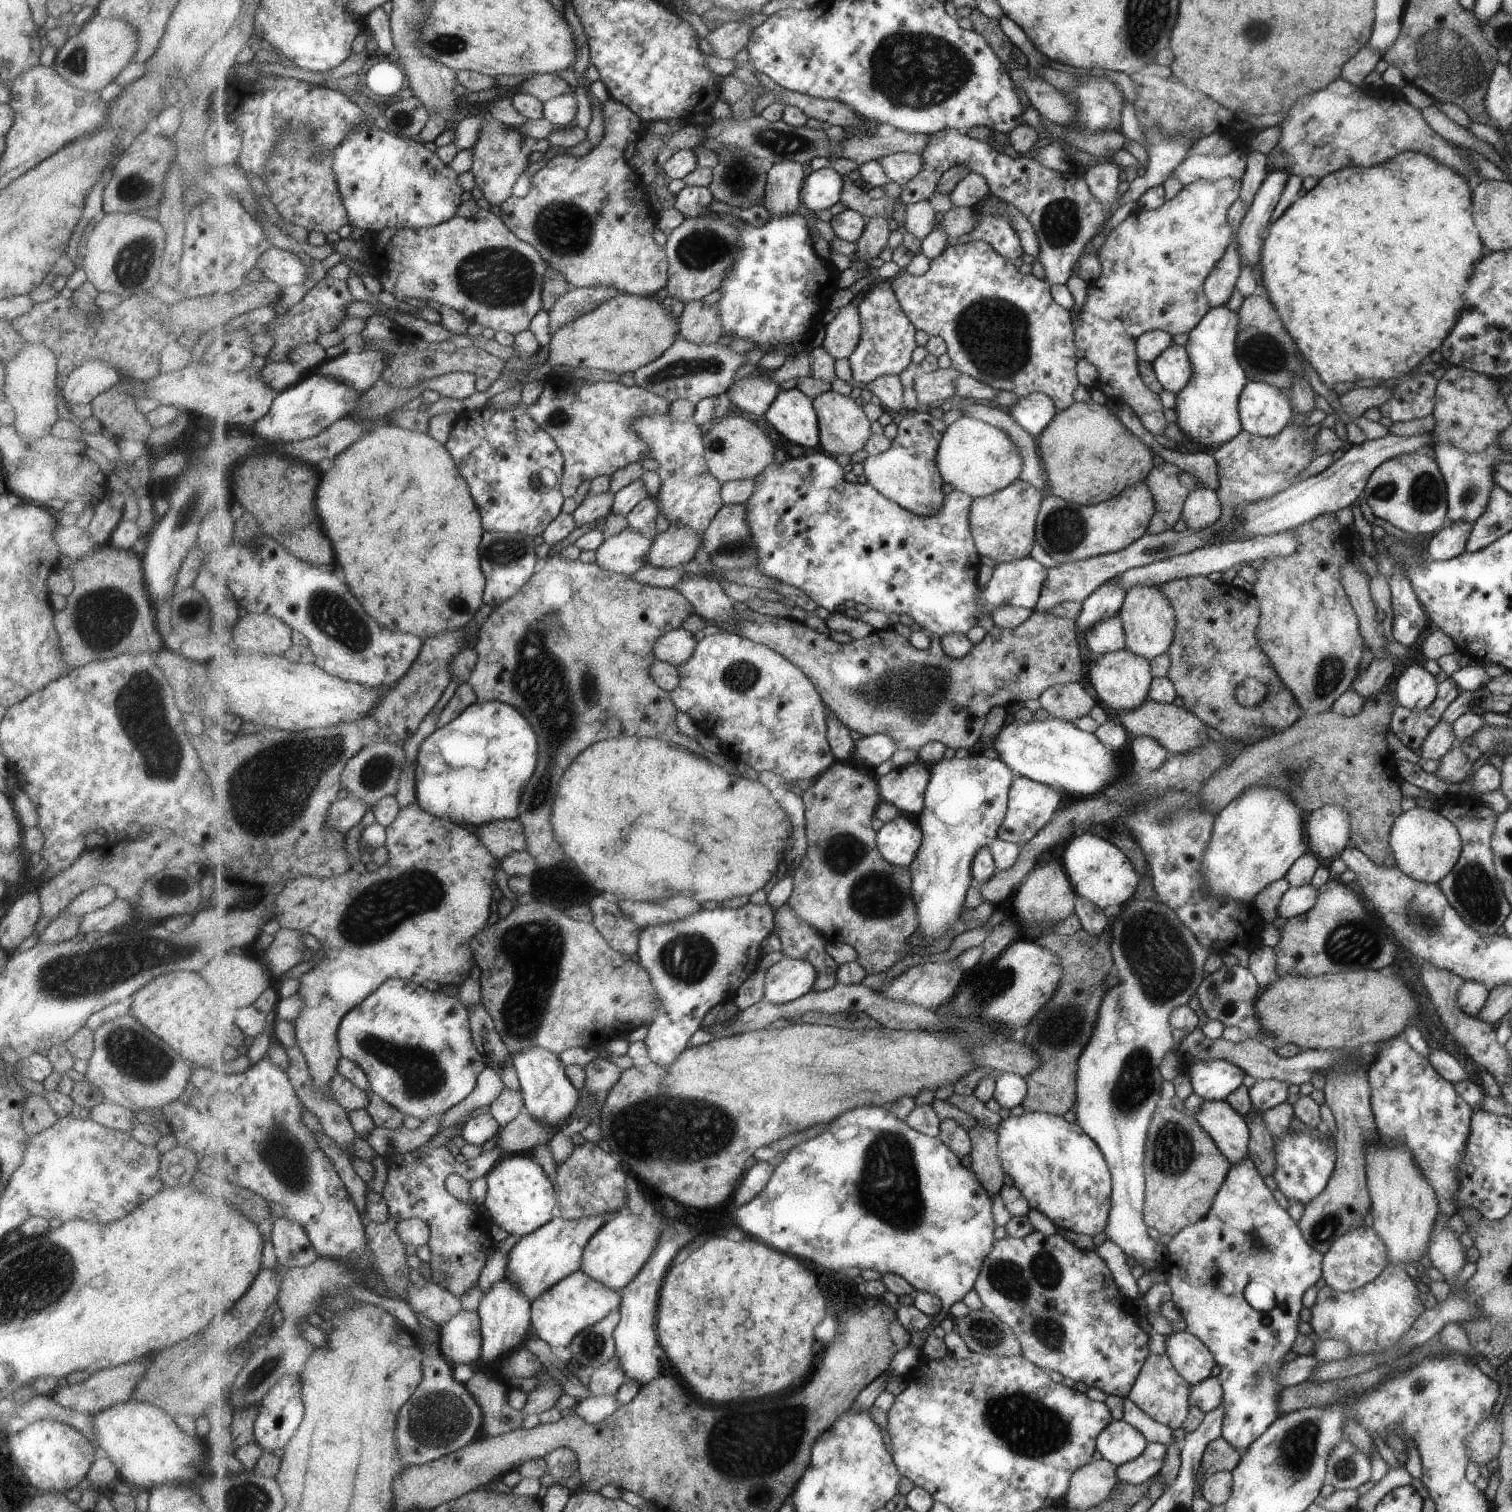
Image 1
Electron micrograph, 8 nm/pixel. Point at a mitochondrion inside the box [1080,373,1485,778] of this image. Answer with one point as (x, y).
(1424, 490)

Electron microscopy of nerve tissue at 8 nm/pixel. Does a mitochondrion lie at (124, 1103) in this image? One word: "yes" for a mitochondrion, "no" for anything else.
no

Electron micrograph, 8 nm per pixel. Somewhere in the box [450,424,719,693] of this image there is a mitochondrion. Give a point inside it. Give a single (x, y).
(503, 552)

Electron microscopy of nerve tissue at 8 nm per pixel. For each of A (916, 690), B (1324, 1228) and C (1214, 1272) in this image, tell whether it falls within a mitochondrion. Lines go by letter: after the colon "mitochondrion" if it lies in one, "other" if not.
A: mitochondrion
B: mitochondrion
C: mitochondrion

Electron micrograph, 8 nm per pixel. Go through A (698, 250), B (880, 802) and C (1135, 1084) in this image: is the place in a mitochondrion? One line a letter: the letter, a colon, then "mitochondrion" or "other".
A: mitochondrion
B: other
C: mitochondrion

